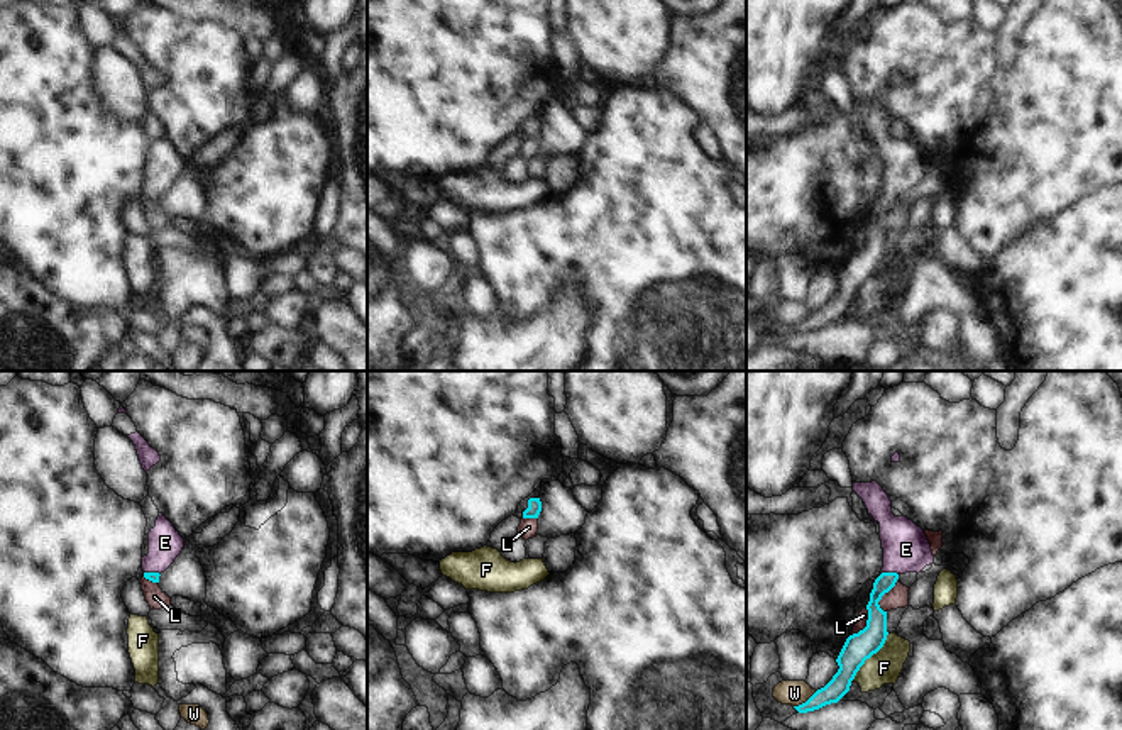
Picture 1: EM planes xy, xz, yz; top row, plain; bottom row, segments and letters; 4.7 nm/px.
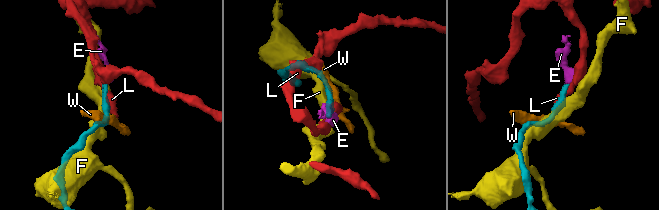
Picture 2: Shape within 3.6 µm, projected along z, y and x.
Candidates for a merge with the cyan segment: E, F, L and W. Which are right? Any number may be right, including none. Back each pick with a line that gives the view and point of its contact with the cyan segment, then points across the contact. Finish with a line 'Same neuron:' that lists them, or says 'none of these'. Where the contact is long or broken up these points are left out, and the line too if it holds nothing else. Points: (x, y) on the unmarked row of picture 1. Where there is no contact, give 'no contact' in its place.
E: yz (890, 193) | across yz (877, 239), (875, 215), (890, 193), (906, 170)
Same neuron: E

